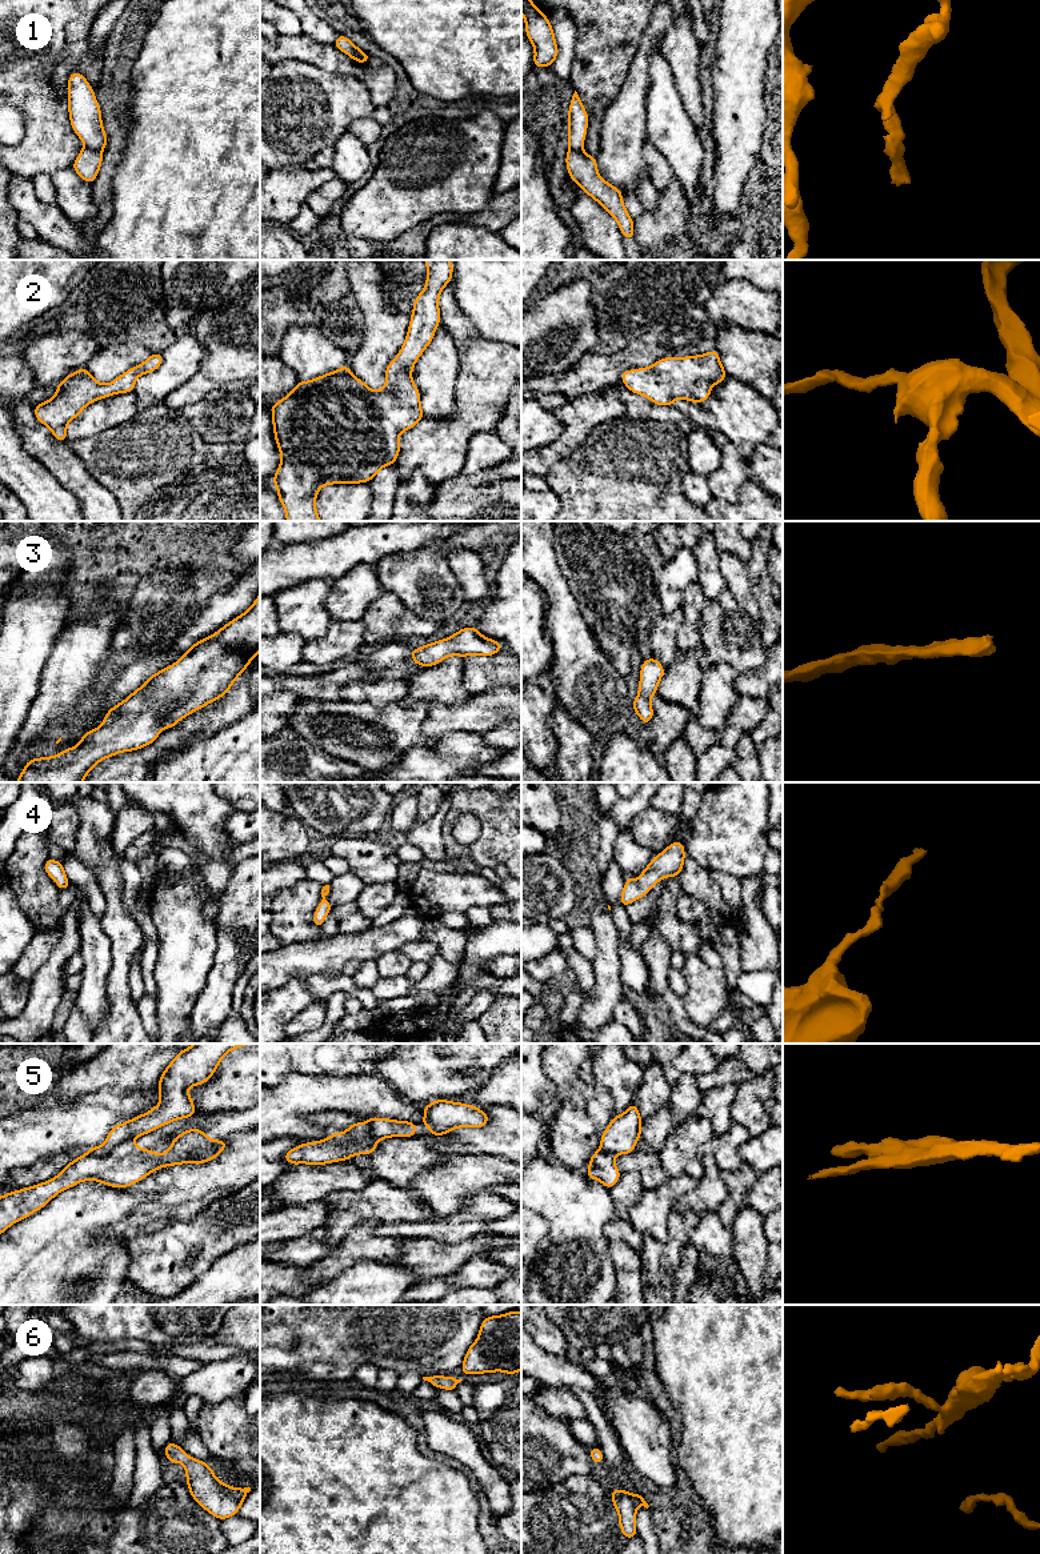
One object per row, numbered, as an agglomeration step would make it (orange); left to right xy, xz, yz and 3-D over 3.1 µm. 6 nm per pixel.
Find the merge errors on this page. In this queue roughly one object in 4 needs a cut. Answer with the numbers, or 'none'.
1, 5

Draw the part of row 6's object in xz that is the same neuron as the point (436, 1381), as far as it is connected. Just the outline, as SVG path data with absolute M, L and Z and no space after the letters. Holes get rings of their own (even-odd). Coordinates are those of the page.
M431 1375L431 1377L423 1377L424 1381L428 1381L432 1383L436 1389L443 1387L445 1390L453 1391L459 1382L463 1379L457 1379L455 1377L444 1377L444 1375Z

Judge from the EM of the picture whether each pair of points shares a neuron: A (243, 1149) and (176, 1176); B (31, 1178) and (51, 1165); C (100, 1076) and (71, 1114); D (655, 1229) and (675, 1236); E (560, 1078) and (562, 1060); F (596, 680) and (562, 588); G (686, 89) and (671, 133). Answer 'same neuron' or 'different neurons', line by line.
A: same neuron
B: same neuron
C: different neurons
D: different neurons
E: same neuron
F: same neuron
G: different neurons

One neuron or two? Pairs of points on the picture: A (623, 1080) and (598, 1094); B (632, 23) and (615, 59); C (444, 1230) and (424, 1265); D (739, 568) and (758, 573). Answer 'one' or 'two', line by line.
A: two
B: one
C: two
D: two

